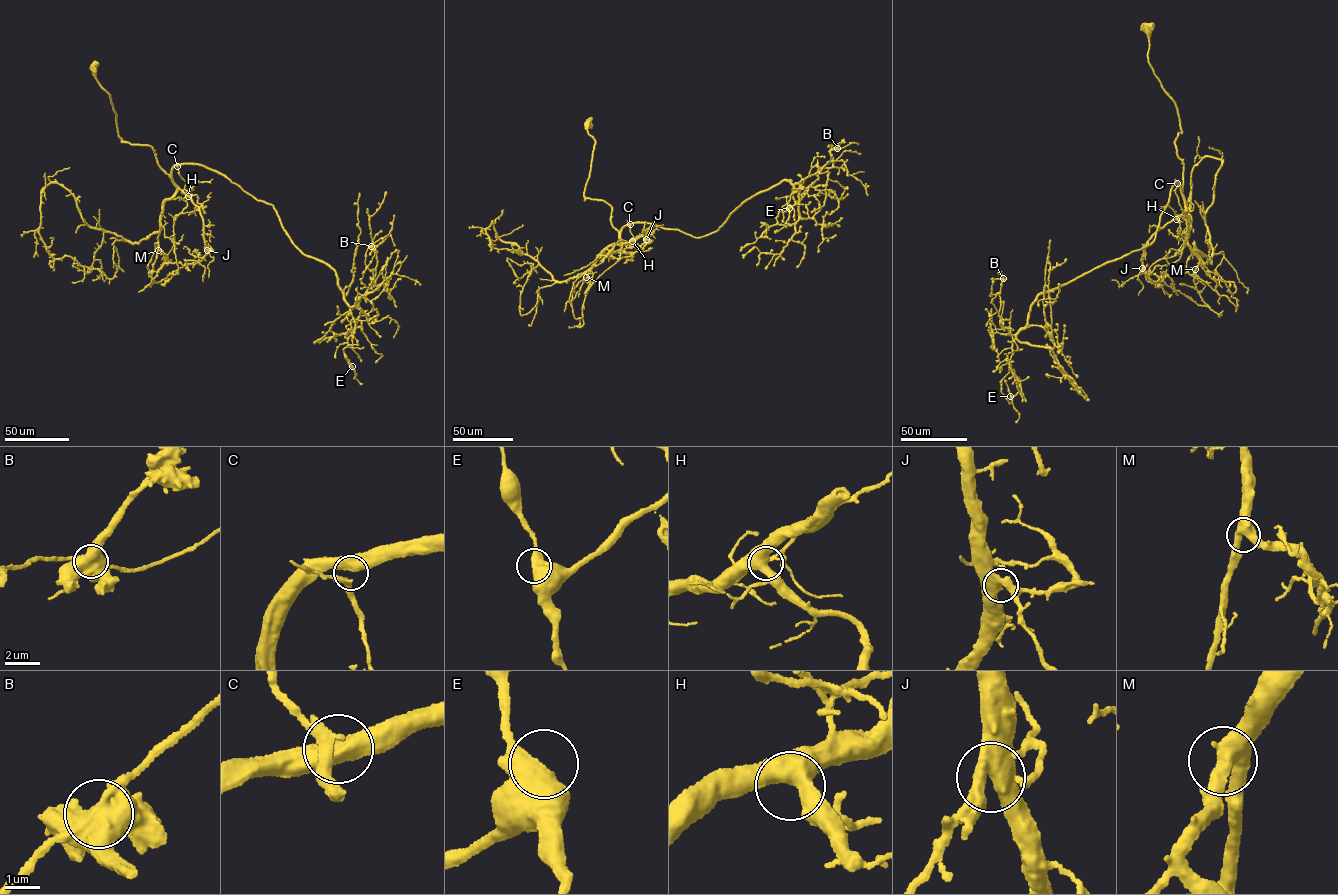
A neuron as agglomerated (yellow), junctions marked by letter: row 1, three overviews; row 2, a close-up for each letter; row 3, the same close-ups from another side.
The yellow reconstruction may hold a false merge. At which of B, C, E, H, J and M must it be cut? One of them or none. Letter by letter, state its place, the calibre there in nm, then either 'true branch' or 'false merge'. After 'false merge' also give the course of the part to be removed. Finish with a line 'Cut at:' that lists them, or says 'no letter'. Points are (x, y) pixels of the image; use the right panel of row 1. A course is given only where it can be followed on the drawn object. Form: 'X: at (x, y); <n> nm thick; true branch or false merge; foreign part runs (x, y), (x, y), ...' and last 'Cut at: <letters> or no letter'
B: at (1003, 278); 700 nm thick; false merge; foreign part runs (1003, 278), (991, 278)
C: at (1177, 183); 480 nm thick; true branch
E: at (1010, 396); 440 nm thick; true branch
H: at (1176, 219); 500 nm thick; true branch
J: at (1142, 268); 480 nm thick; true branch
M: at (1195, 269); 480 nm thick; true branch
Cut at: B

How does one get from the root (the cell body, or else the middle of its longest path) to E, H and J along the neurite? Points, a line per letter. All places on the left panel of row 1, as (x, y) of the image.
E: (92, 68), (121, 141), (151, 147), (170, 177), (184, 164), (225, 175), (332, 268), (353, 318), (352, 366)
H: (92, 68), (98, 84), (109, 95), (121, 141), (151, 147), (158, 166), (188, 196)
J: (92, 68), (98, 84), (109, 95), (121, 141), (151, 147), (158, 166), (198, 207), (207, 250)

